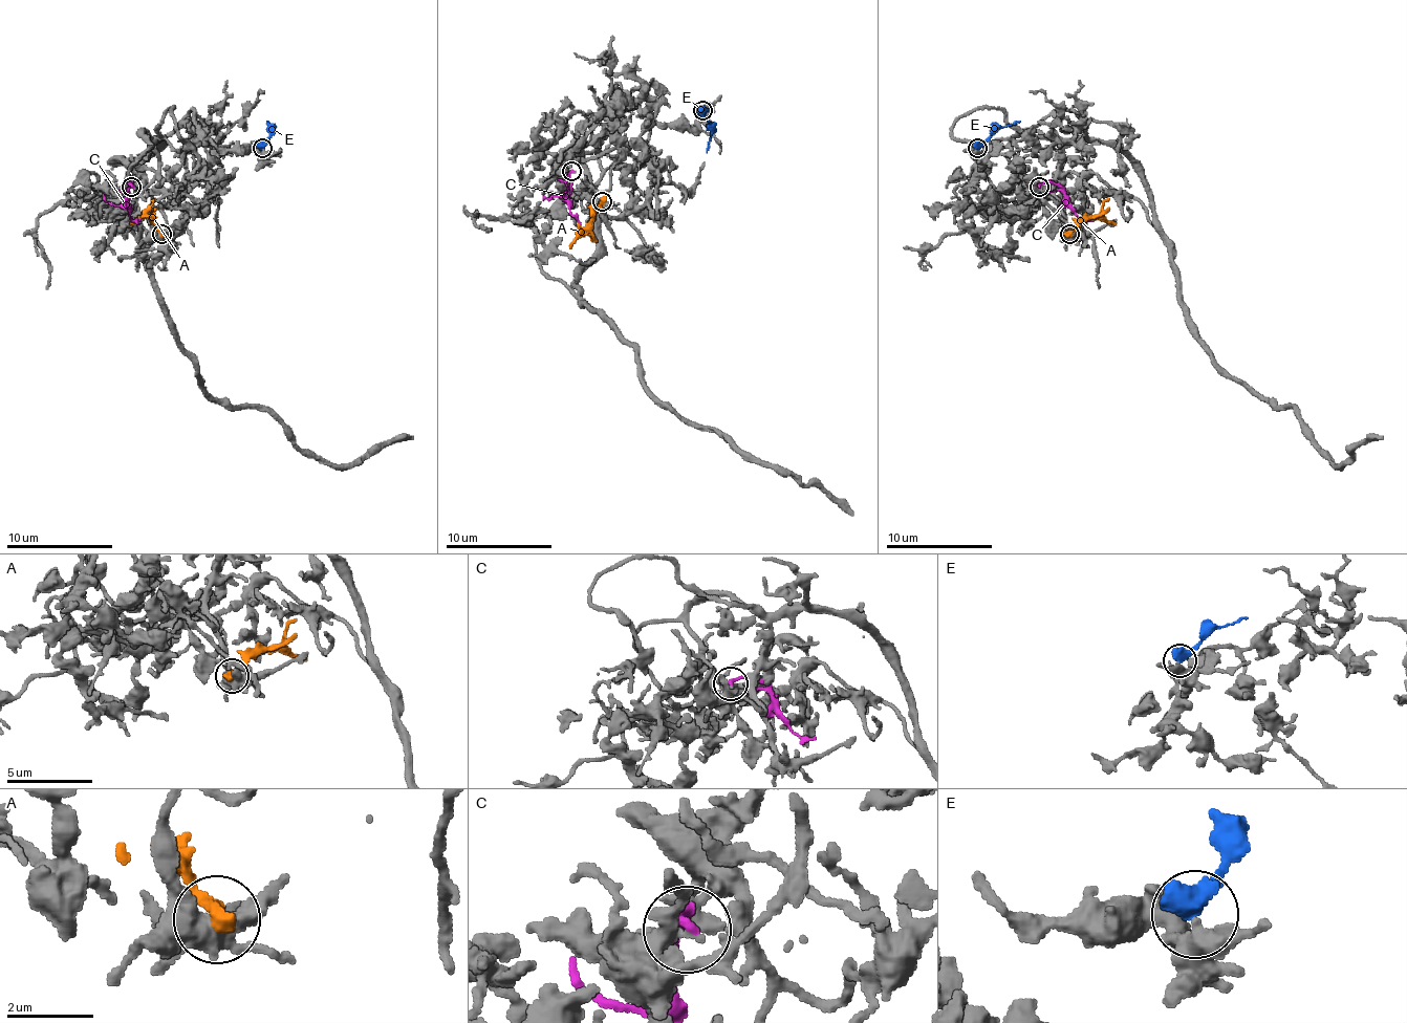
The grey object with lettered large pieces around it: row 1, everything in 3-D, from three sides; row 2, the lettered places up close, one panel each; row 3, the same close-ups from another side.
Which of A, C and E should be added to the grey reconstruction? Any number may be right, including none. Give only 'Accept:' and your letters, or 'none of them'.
Accept: none of them

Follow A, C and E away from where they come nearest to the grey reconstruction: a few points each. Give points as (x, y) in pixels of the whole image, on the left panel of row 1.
A: (161, 234), (148, 217), (139, 217), (129, 225)
C: (132, 186), (129, 182), (129, 215), (139, 220)
E: (262, 148), (269, 127), (267, 122)

